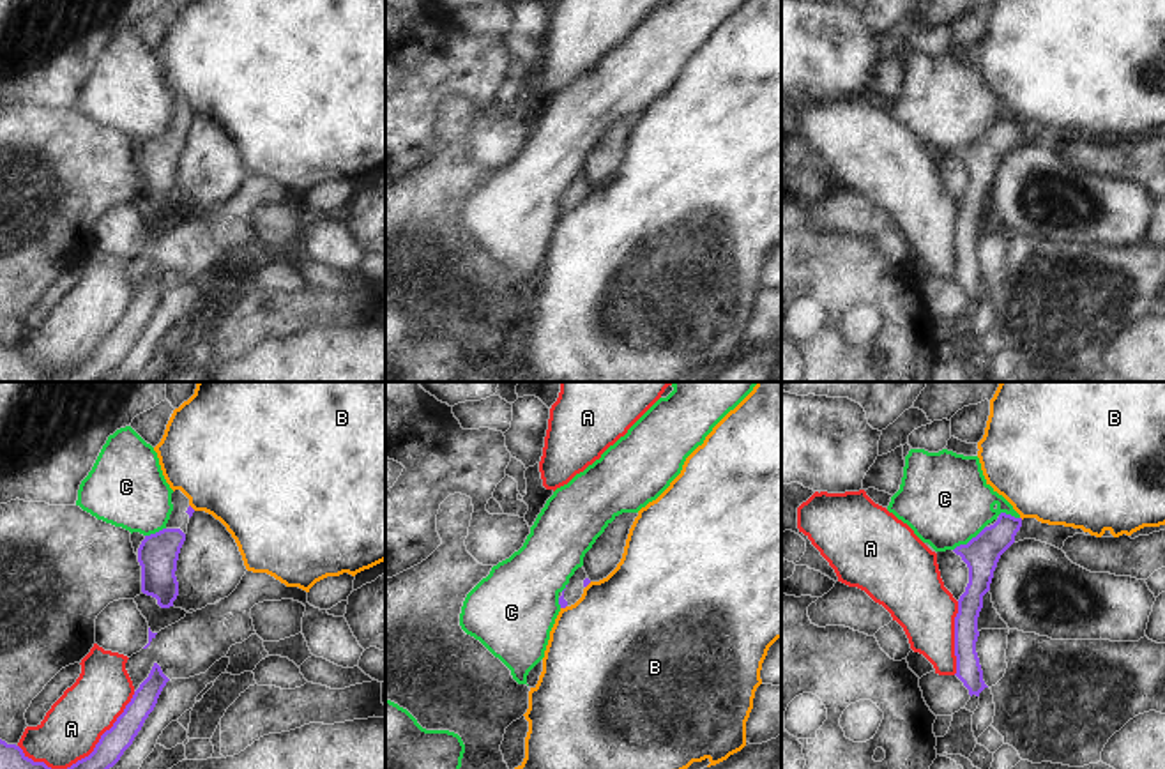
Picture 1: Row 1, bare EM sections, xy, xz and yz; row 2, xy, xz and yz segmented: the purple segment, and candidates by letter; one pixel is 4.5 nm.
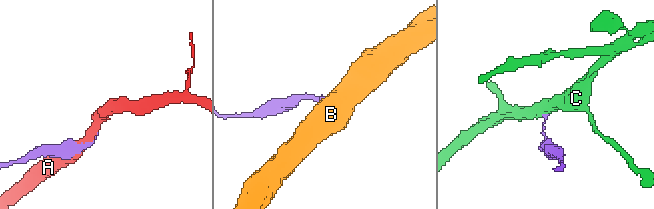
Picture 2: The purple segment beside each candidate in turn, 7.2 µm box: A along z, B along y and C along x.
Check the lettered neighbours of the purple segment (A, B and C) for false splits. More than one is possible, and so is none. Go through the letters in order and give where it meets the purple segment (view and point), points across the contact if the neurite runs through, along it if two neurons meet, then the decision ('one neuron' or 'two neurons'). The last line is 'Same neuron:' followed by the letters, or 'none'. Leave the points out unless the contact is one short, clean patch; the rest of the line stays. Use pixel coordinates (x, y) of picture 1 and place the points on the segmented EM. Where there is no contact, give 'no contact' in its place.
A: meets purple in xy at (103, 734); two neurons
B: meets purple in xz at (563, 607); border along xz (566, 605), (561, 609); two neurons
C: meets purple in yz at (971, 540); border along yz (985, 525), (953, 550); two neurons
Same neuron: none

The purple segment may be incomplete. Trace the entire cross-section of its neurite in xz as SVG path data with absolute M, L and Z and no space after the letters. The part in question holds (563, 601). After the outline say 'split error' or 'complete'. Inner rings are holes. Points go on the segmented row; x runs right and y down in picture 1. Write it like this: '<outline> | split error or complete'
M578 567L575 575L569 578L569 583L562 592L559 592L559 605L560 608L575 605L582 594L583 589L590 583L587 573L583 567Z | split error

